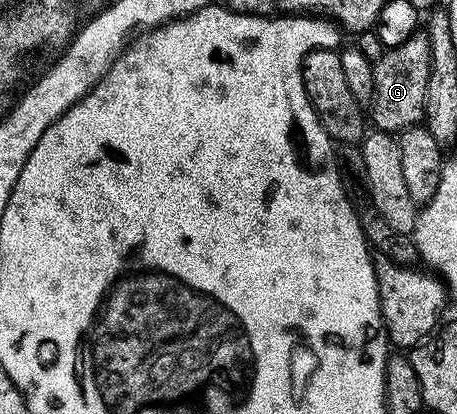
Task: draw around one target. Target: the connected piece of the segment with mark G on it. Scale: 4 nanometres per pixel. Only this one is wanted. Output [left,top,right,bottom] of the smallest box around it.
[367,30,431,134]

